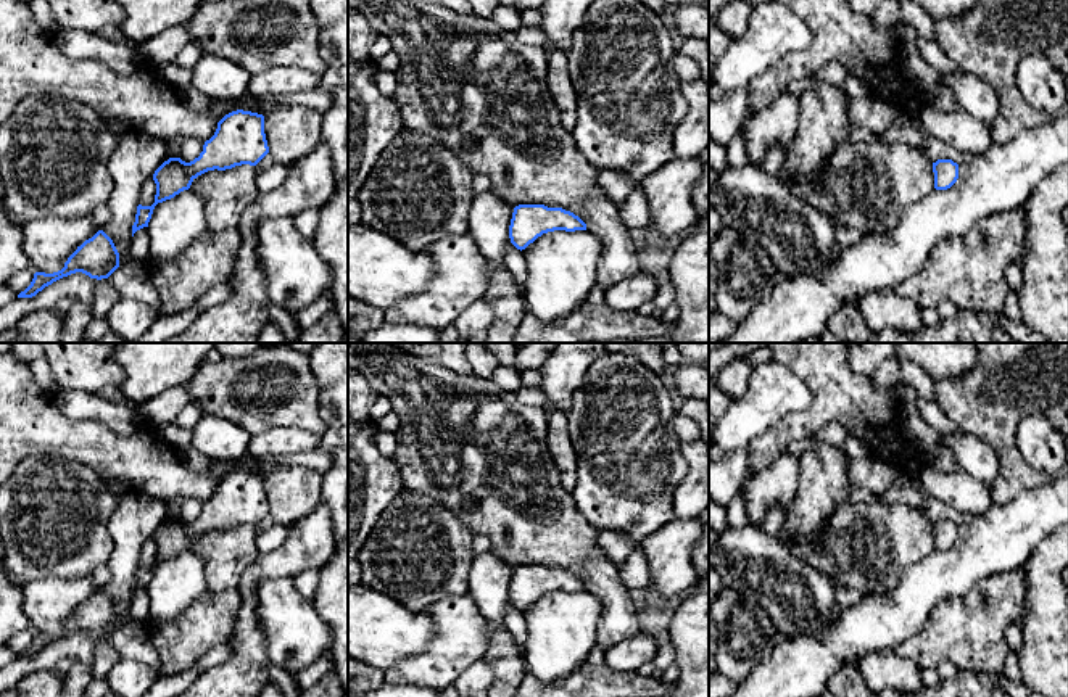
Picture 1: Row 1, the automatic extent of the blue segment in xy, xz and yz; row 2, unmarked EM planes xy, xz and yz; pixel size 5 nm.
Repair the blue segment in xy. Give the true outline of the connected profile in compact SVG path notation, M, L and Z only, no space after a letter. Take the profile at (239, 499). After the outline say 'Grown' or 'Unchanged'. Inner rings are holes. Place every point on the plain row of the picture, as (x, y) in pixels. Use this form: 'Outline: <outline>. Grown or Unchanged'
Outline: M243 470L226 475L217 483L214 496L205 502L198 518L190 523L180 518L169 518L155 531L155 563L151 567L137 567L132 597L137 591L148 588L158 563L188 551L198 536L208 531L226 531L242 525L256 526L267 513L269 507L263 475Z. Unchanged

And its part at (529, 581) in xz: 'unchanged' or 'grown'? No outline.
unchanged

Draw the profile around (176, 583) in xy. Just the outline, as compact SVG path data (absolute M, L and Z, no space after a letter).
M184 551L158 563L147 588L150 618L163 621L177 618L206 589L205 562L198 554Z

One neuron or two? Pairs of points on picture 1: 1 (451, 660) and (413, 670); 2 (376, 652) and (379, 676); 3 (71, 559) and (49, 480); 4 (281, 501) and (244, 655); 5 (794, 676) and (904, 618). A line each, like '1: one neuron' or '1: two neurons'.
1: one neuron
2: two neurons
3: one neuron
4: two neurons
5: one neuron

